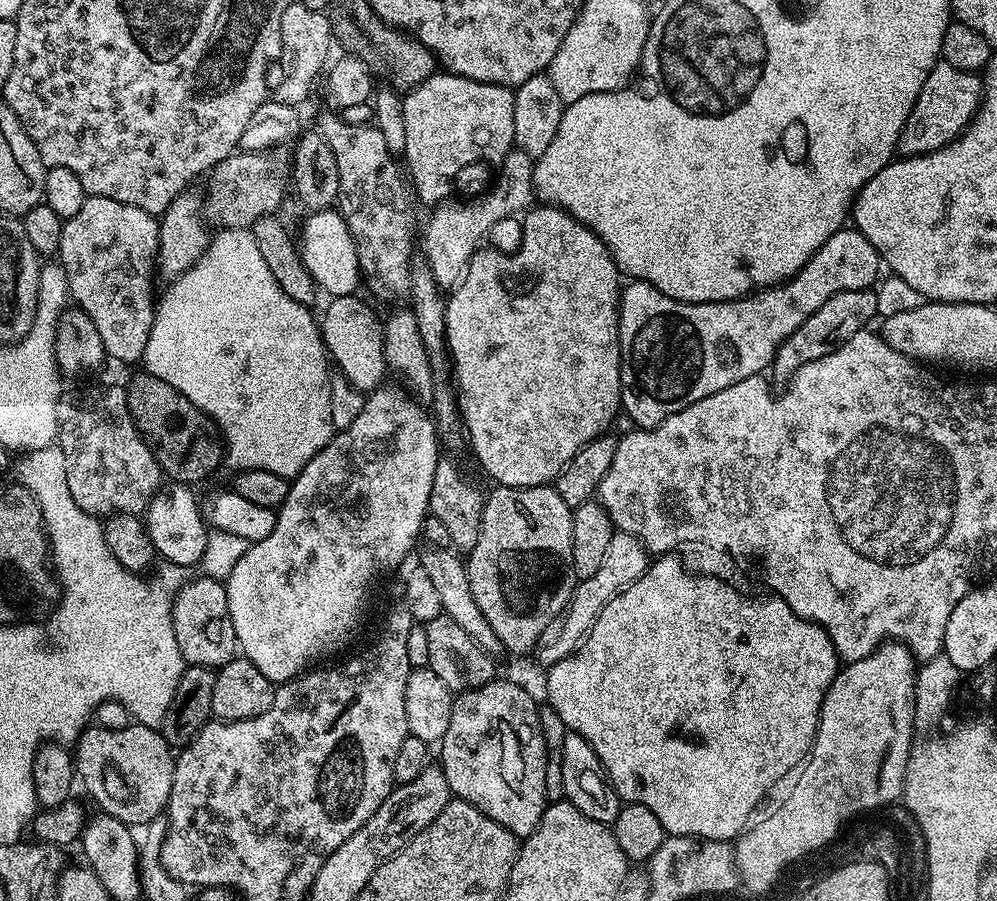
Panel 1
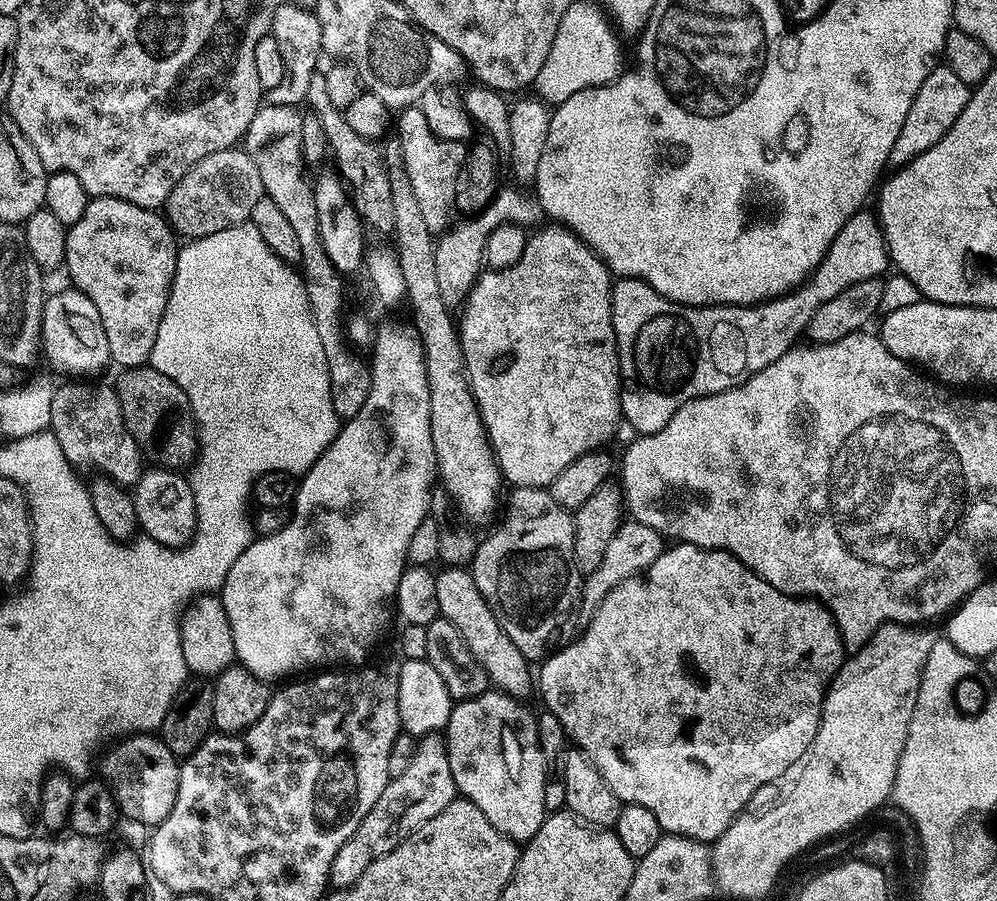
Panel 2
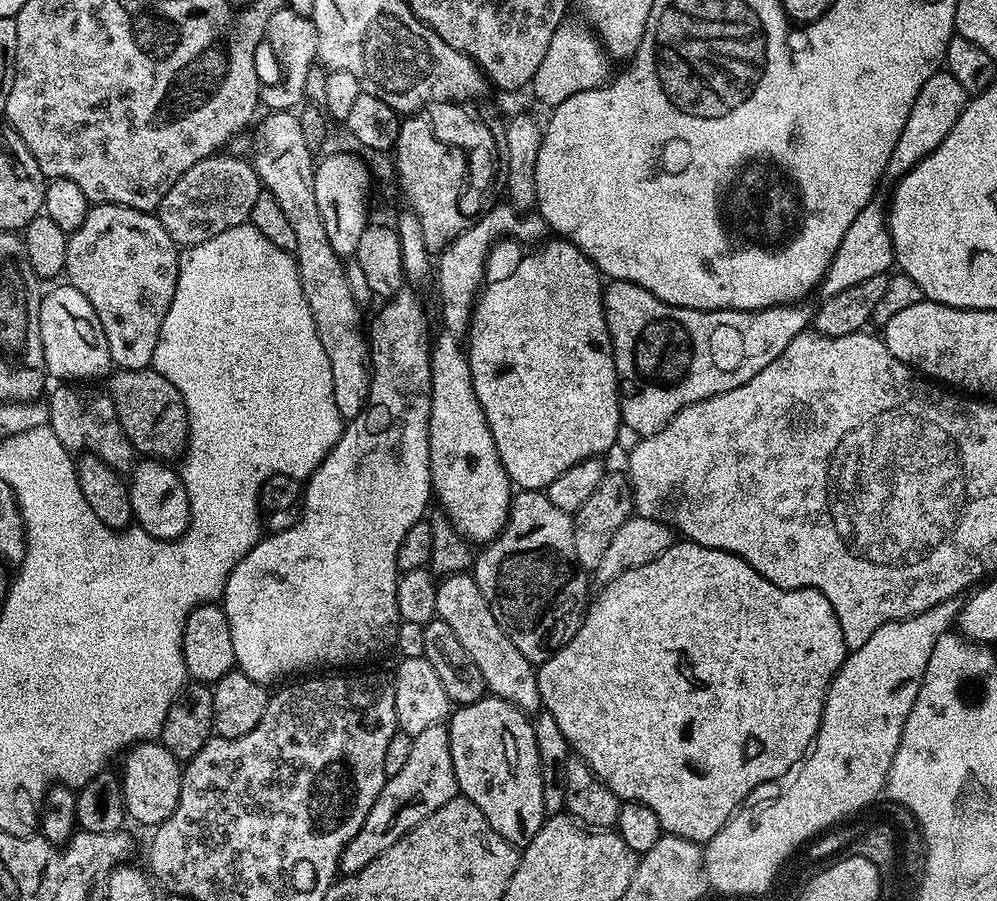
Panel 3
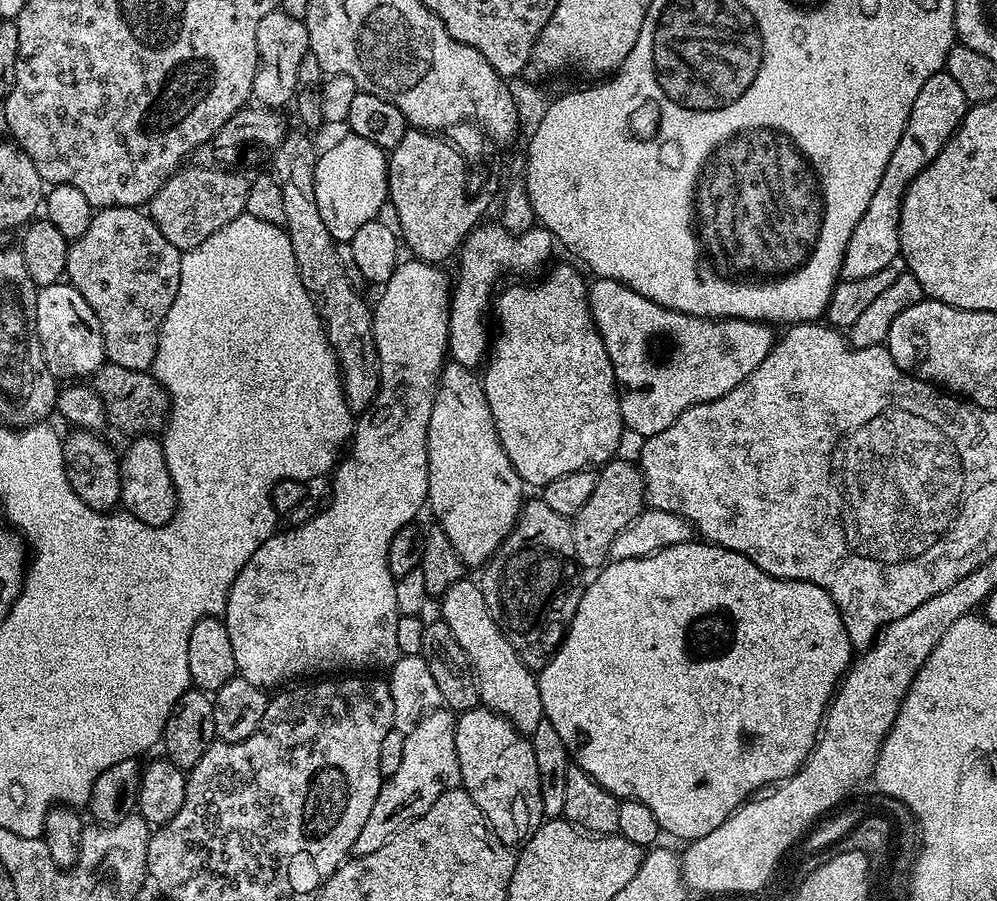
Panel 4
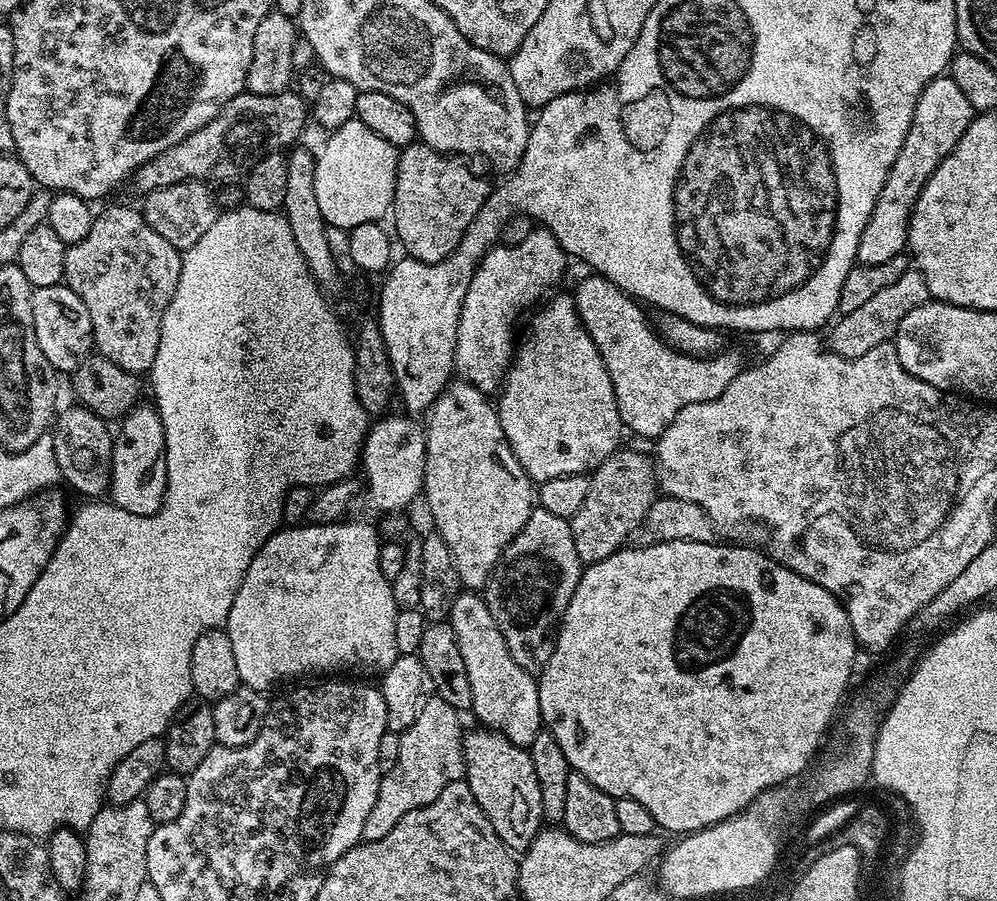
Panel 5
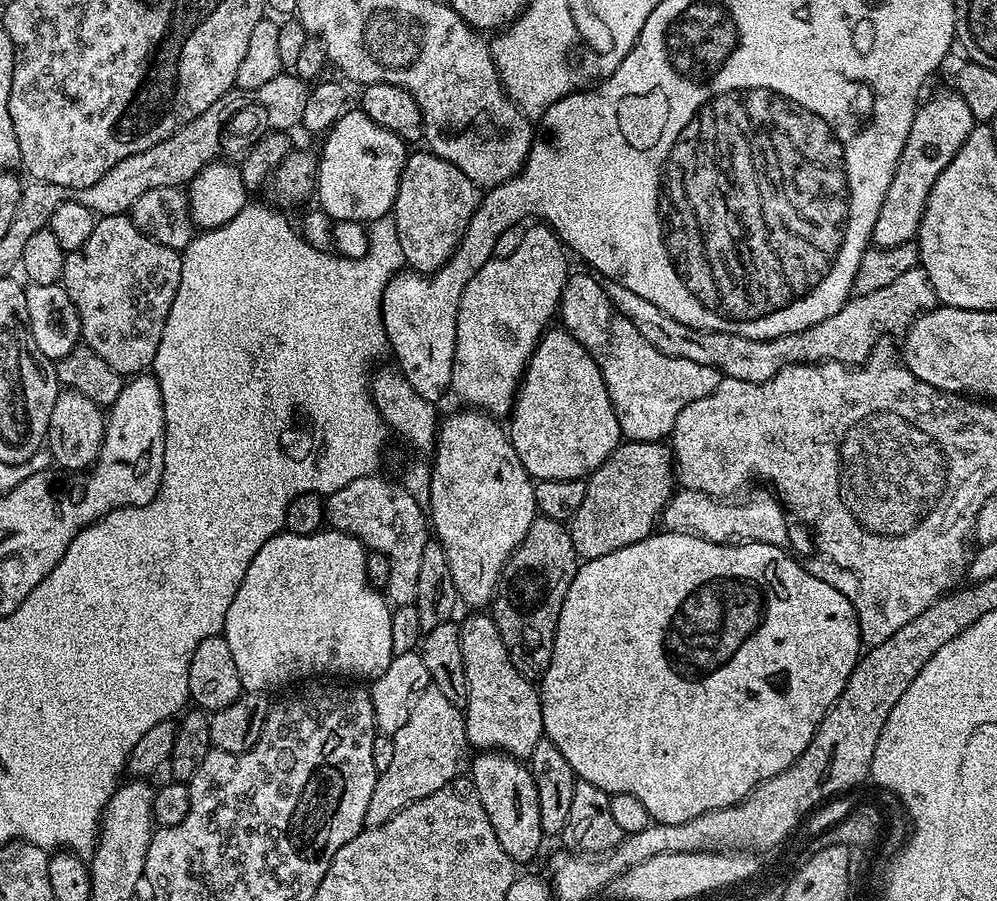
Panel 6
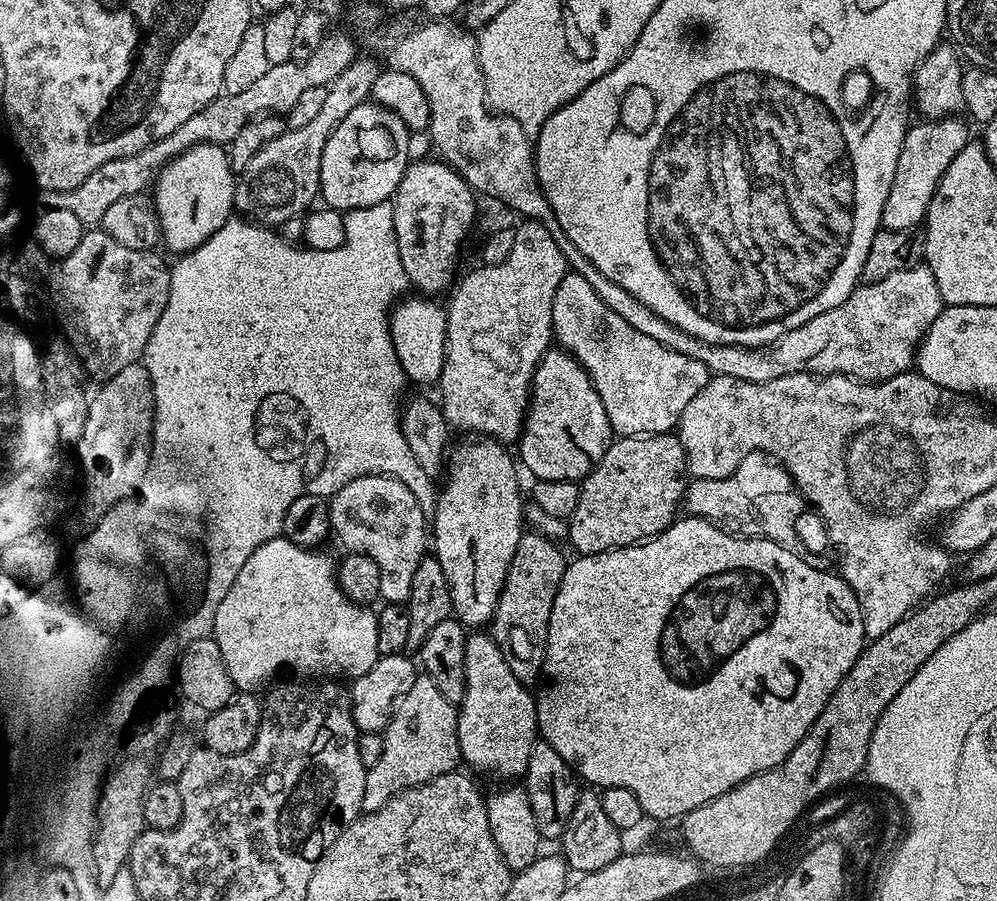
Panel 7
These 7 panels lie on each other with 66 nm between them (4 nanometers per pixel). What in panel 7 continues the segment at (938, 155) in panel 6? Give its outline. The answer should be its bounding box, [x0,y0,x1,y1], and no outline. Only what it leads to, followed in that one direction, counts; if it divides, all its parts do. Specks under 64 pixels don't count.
[881,118,970,232]

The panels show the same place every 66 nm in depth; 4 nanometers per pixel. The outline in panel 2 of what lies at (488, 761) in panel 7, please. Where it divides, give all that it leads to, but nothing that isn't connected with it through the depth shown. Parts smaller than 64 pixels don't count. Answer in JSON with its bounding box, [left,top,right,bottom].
[434,566,534,698]

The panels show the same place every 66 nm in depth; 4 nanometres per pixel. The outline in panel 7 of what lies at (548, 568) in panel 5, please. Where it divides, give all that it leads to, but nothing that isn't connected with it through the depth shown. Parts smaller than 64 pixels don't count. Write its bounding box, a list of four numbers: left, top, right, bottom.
[494,531,566,686]

